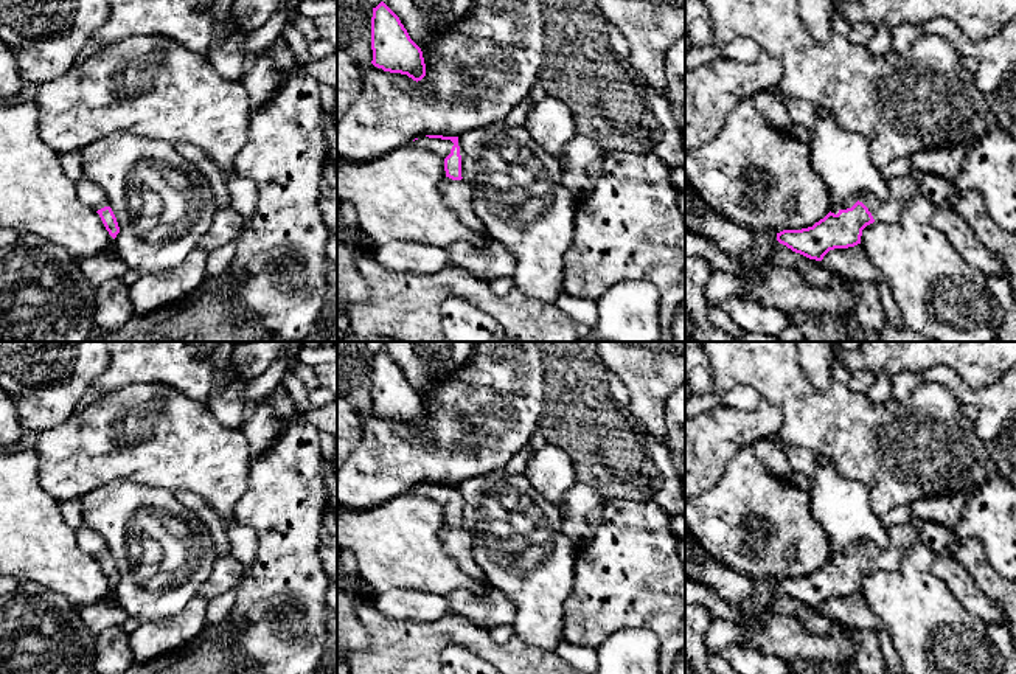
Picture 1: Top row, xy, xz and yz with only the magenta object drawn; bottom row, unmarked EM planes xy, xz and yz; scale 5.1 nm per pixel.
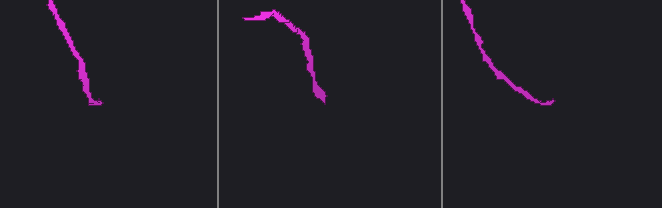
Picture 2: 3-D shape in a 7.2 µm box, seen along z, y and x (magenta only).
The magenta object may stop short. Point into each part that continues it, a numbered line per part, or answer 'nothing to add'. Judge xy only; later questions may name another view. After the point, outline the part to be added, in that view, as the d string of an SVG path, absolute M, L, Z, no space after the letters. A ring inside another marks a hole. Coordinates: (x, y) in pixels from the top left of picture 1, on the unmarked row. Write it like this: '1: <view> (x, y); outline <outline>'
1: xy (90, 542); outline M85 525L76 530L76 542L84 551L92 554L95 559L109 554L106 542L98 534L90 531Z

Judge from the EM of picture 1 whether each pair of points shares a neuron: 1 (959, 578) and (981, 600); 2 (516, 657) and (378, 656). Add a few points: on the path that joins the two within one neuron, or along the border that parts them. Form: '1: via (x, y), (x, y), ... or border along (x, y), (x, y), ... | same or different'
1: via (963, 583), (976, 595) | same
2: via (482, 643), (466, 634), (449, 634), (412, 649) | same

